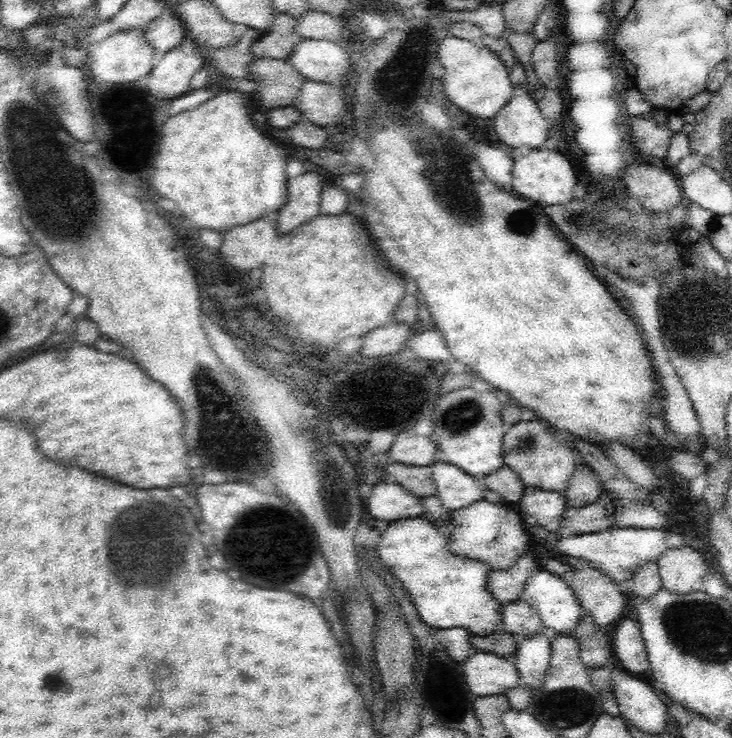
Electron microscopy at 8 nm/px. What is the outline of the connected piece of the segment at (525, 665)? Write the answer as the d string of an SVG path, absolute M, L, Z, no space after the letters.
M552 628L536 636L524 638L524 644L518 648L518 672L520 682L532 690L540 690L552 658L552 640L558 636Z

